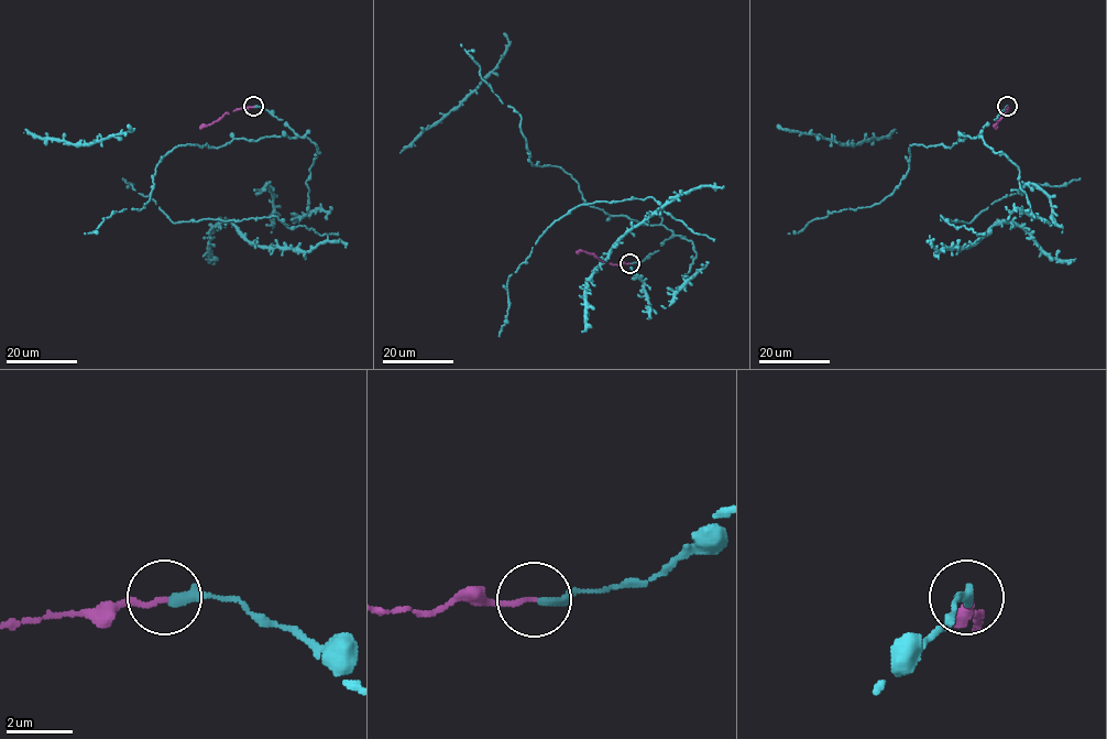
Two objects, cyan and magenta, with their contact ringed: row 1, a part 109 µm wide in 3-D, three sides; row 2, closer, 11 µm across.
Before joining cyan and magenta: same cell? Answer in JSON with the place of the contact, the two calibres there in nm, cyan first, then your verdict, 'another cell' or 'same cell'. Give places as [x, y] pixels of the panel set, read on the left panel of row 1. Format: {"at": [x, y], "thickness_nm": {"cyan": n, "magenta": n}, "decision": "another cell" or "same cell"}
{"at": [253, 106], "thickness_nm": {"cyan": 320, "magenta": 150}, "decision": "same cell"}

